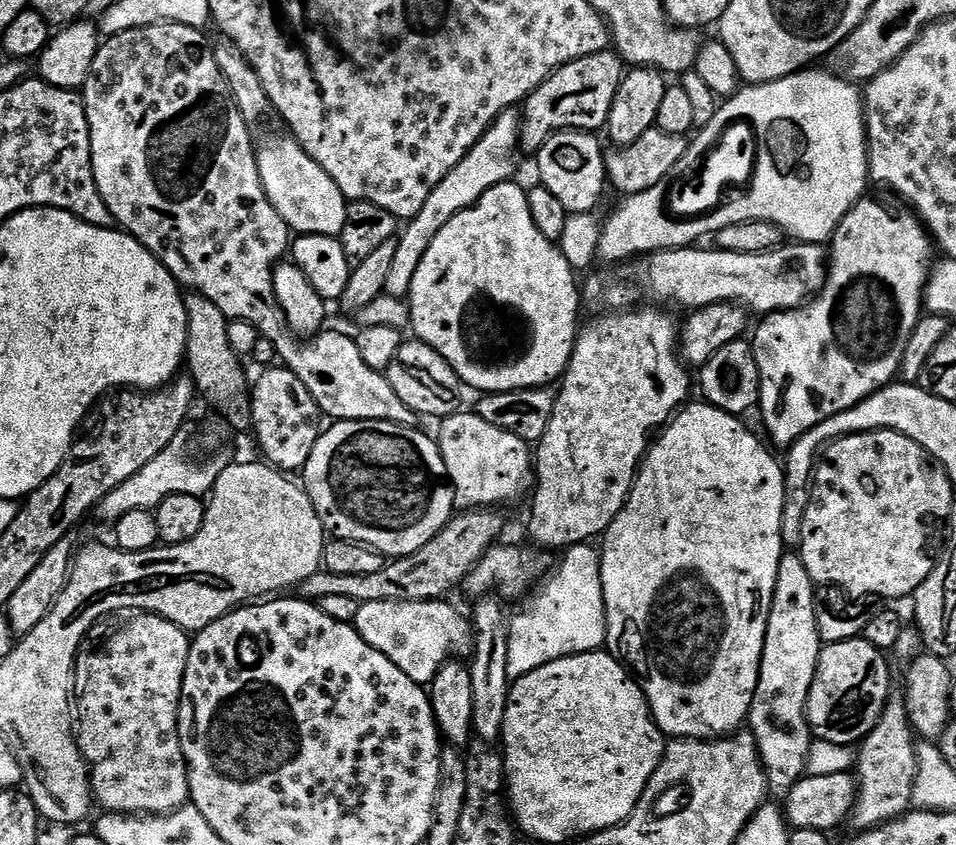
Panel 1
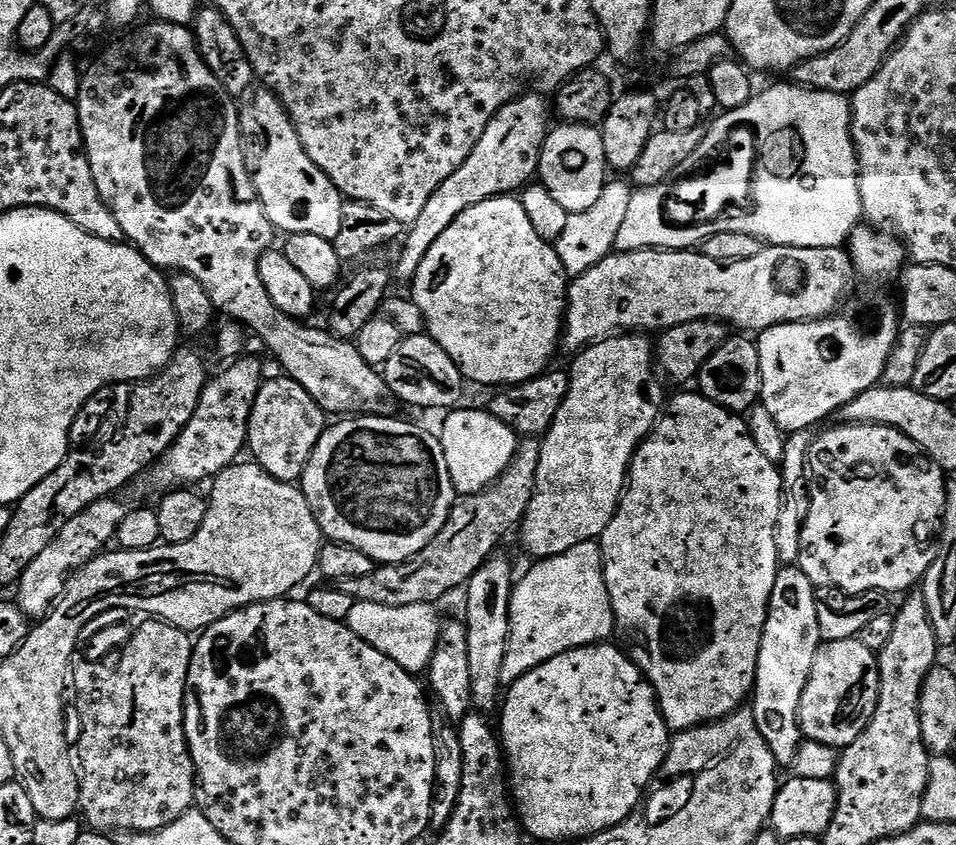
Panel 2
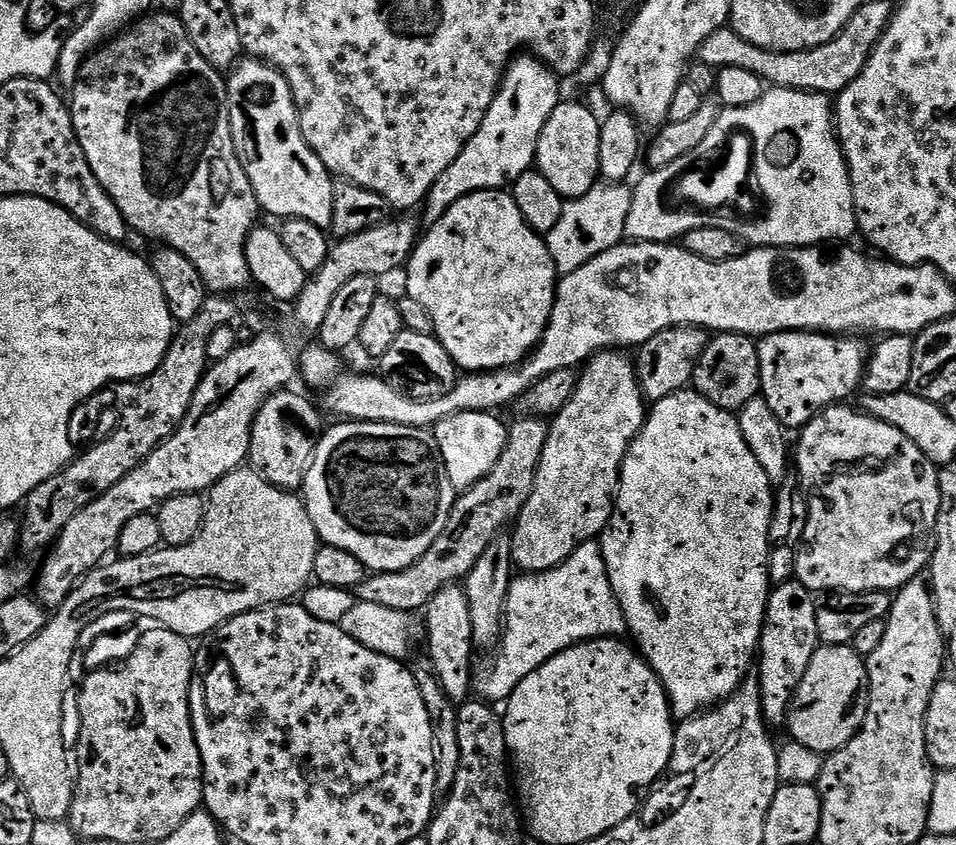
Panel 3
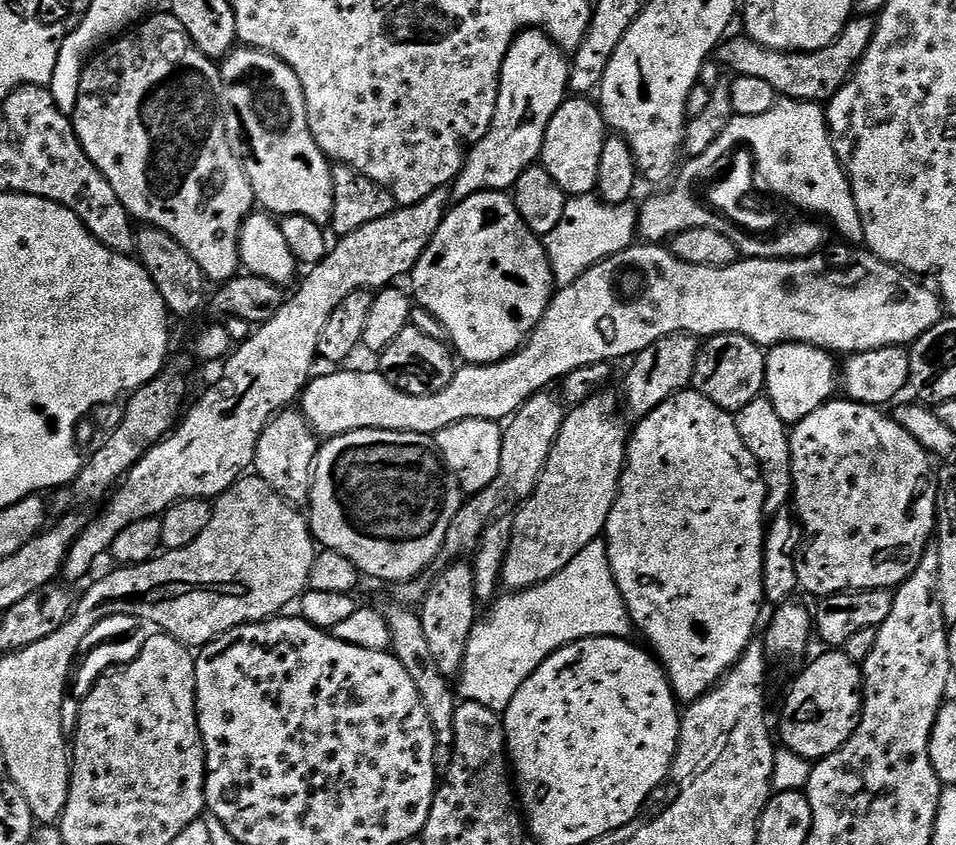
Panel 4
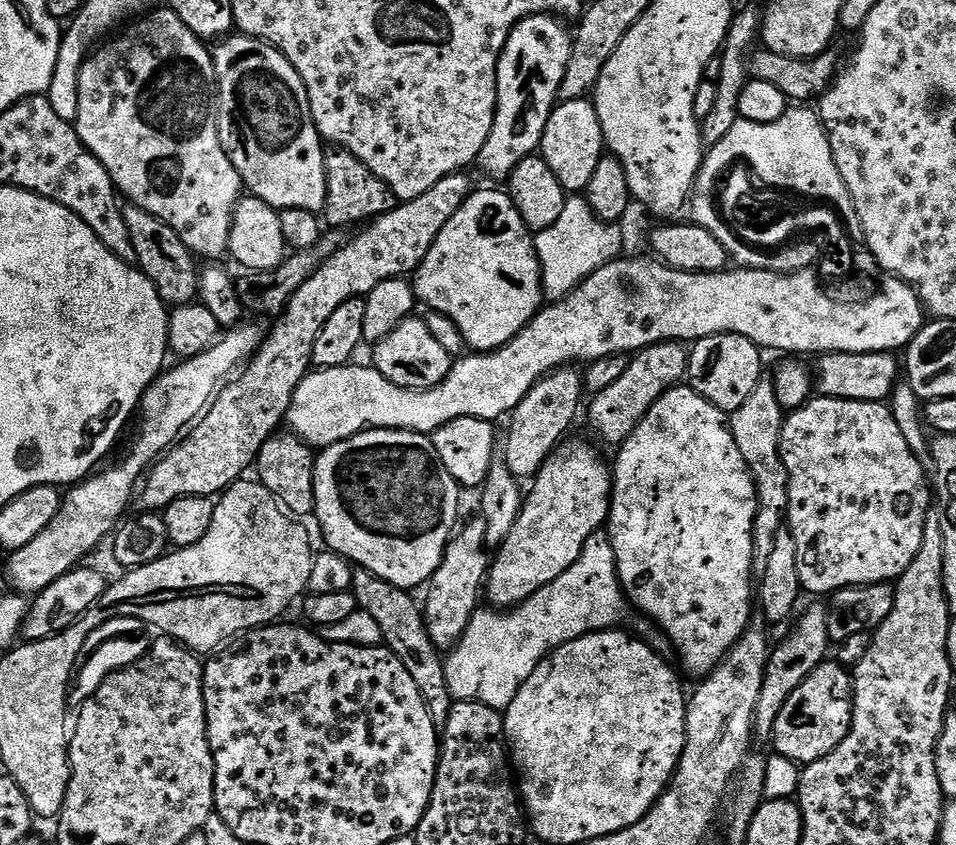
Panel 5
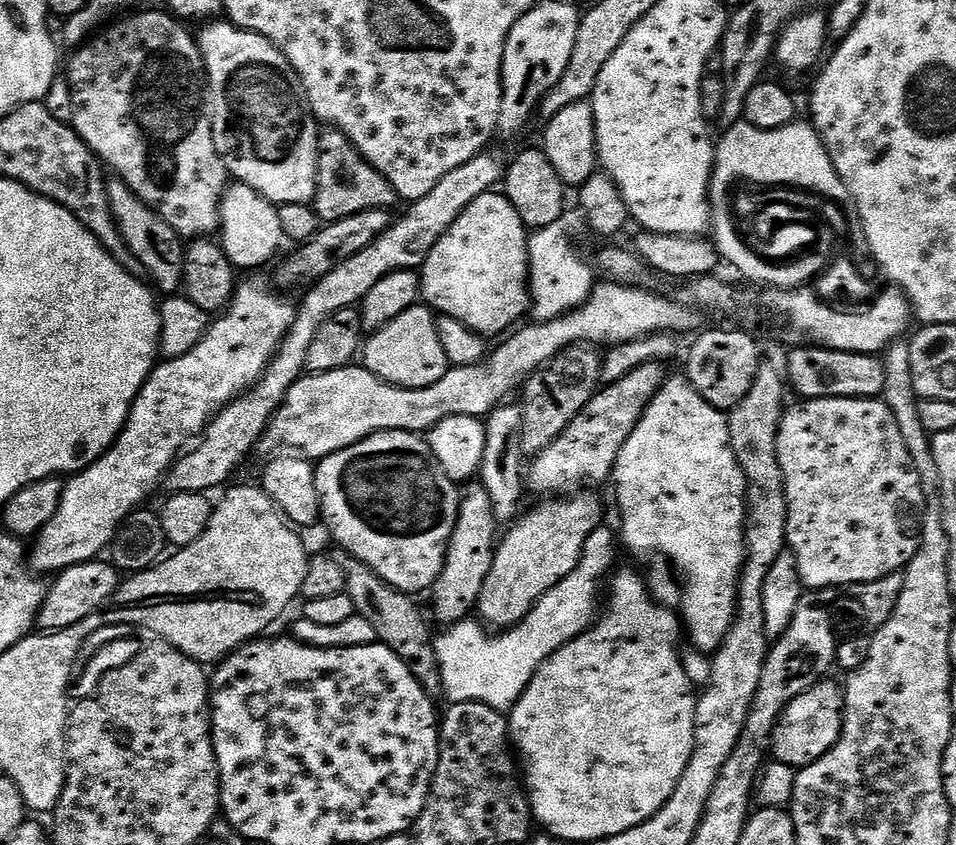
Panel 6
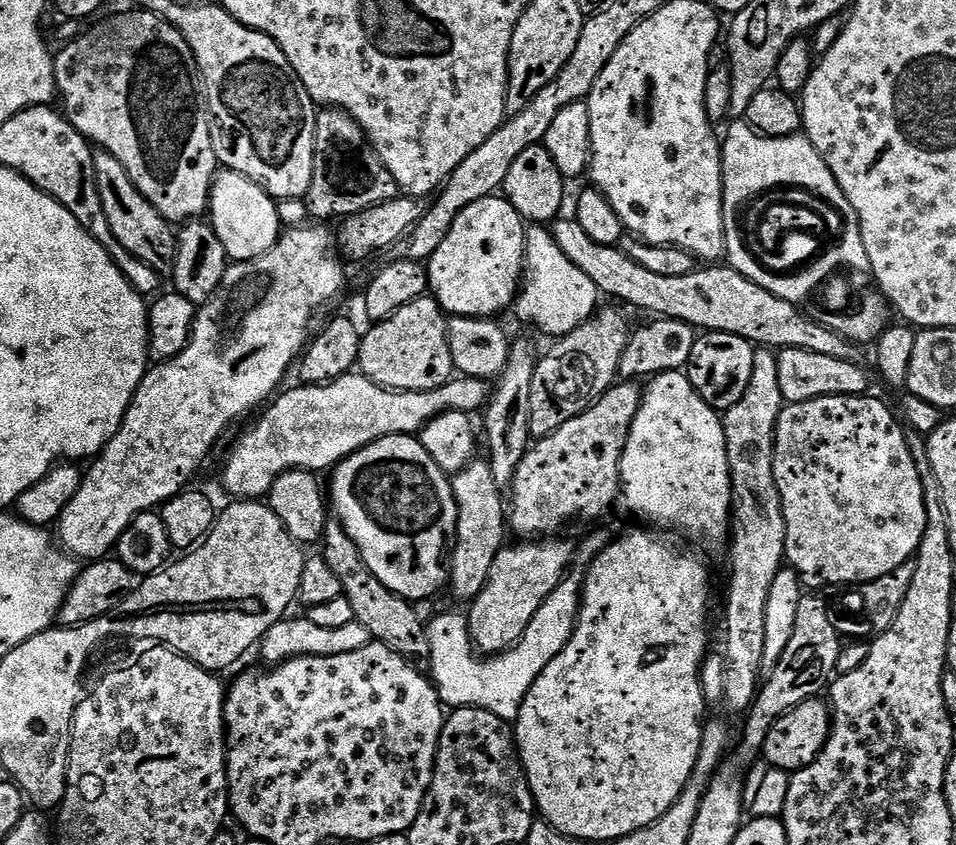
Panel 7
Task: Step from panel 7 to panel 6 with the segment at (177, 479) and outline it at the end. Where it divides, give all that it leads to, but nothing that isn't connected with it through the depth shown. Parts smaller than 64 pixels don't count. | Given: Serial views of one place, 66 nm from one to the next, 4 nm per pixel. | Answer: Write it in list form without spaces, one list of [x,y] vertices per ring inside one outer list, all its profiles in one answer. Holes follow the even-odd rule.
[[[260,274],[249,276],[252,276],[249,280],[241,279],[237,283],[228,307],[209,323],[208,333],[202,338],[202,342],[198,342],[198,346],[194,346],[194,350],[190,350],[190,354],[182,354],[173,360],[165,359],[152,369],[147,382],[136,396],[136,401],[132,403],[128,421],[117,436],[116,443],[103,456],[98,457],[89,468],[75,473],[67,481],[54,518],[50,518],[50,522],[46,522],[46,526],[35,537],[36,545],[33,548],[31,545],[30,567],[33,572],[59,574],[70,566],[78,566],[88,560],[97,559],[103,553],[100,551],[103,548],[105,551],[111,545],[124,521],[143,505],[140,503],[159,484],[161,487],[162,481],[181,455],[180,447],[191,436],[199,437],[217,412],[222,411],[236,397],[244,395],[263,376],[276,353],[280,351],[284,336],[296,321],[297,305],[276,296],[280,295],[277,289],[269,281],[268,285]]]

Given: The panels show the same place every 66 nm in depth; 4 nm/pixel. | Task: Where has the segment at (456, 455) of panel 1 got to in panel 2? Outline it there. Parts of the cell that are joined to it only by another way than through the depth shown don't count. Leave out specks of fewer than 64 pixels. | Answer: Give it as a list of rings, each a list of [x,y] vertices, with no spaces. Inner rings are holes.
[[[460,406],[449,411],[445,415],[448,417],[445,418],[444,425],[438,428],[440,445],[446,454],[446,470],[450,470],[450,482],[455,486],[461,497],[473,496],[483,492],[485,488],[492,487],[493,482],[508,469],[510,462],[516,456],[518,443],[518,437],[516,433],[510,430],[510,426],[498,422],[498,418],[494,418],[491,412],[487,410],[479,412],[476,408],[464,407]]]

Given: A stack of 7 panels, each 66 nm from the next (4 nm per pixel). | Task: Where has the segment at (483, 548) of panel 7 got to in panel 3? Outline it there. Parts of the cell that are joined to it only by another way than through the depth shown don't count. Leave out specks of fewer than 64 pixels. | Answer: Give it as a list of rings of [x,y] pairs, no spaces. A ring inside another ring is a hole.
[[[449,586],[443,588],[438,594],[434,594],[434,598],[428,604],[426,611],[422,616],[422,628],[428,631],[428,655],[434,662],[434,668],[438,674],[438,678],[442,682],[442,688],[446,690],[446,694],[452,700],[453,704],[459,706],[469,699],[470,693],[473,691],[474,680],[472,684],[472,652],[474,653],[474,626],[470,624],[470,602],[468,595],[460,586]]]

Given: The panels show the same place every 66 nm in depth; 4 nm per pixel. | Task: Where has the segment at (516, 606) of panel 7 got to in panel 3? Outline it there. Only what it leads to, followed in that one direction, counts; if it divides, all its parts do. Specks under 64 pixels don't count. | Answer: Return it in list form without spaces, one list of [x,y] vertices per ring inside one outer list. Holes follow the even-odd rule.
[[[620,350],[593,356],[583,365],[576,393],[551,421],[534,490],[510,532],[512,562],[521,573],[545,572],[558,566],[578,546],[596,540],[610,522],[624,456],[646,419],[638,368],[628,356]]]

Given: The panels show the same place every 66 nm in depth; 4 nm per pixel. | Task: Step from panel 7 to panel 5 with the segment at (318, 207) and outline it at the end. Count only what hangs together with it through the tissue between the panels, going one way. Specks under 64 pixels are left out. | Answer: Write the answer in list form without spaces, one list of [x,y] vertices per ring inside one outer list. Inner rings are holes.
[[[332,150],[324,157],[326,170],[326,202],[322,220],[329,229],[348,230],[351,224],[363,225],[376,220],[382,214],[393,212],[398,203],[396,195],[388,189],[388,184],[382,182],[354,154],[343,150]]]

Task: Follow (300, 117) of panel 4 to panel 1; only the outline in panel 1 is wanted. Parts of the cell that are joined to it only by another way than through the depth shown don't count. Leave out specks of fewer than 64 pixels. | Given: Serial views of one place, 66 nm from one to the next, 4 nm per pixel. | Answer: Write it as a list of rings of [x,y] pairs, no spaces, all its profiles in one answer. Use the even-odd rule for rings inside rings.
[[[291,135],[276,136],[268,140],[264,145],[259,145],[256,154],[256,165],[260,167],[262,186],[278,214],[288,223],[293,233],[309,236],[310,234],[322,234],[323,236],[335,236],[342,234],[342,226],[346,226],[346,214],[349,201],[344,199],[342,190],[306,154],[306,150]]]

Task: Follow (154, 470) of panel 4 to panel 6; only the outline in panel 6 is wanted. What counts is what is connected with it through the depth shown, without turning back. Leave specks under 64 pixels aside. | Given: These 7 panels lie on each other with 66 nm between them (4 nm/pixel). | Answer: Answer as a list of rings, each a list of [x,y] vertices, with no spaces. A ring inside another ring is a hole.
[[[485,150],[480,155],[470,158],[458,170],[446,174],[426,194],[426,198],[418,198],[407,205],[408,208],[401,216],[393,219],[392,225],[385,230],[380,237],[366,250],[358,250],[354,258],[346,258],[346,262],[336,265],[307,289],[304,301],[299,301],[296,310],[296,321],[292,323],[292,329],[284,336],[280,344],[280,351],[276,353],[268,369],[264,371],[259,381],[252,385],[242,396],[230,401],[222,411],[217,412],[208,423],[199,437],[196,449],[187,456],[181,455],[175,465],[169,470],[166,477],[168,492],[202,492],[211,493],[211,488],[219,484],[227,485],[236,467],[247,458],[253,451],[257,451],[258,445],[264,439],[268,431],[268,424],[272,416],[280,408],[280,403],[286,398],[290,386],[299,380],[306,372],[306,350],[310,350],[310,342],[314,342],[314,334],[328,321],[331,316],[338,314],[338,310],[359,305],[370,290],[374,290],[377,282],[382,282],[386,274],[398,270],[419,270],[423,268],[430,250],[458,222],[462,210],[474,202],[482,194],[493,191],[503,181],[506,171],[506,160],[495,156],[492,150]]]

